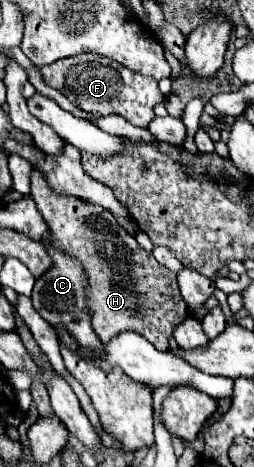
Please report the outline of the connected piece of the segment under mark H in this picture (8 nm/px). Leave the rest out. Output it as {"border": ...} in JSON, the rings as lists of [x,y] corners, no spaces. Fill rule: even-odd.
{"border":[[[39,169],[31,171],[31,197],[55,235],[57,245],[83,263],[91,285],[89,305],[93,329],[99,339],[109,343],[123,331],[135,331],[147,337],[155,349],[167,351],[175,327],[189,315],[175,273],[159,265],[153,253],[145,251],[127,229],[117,227],[115,217],[105,207],[81,197],[55,193]]]}

